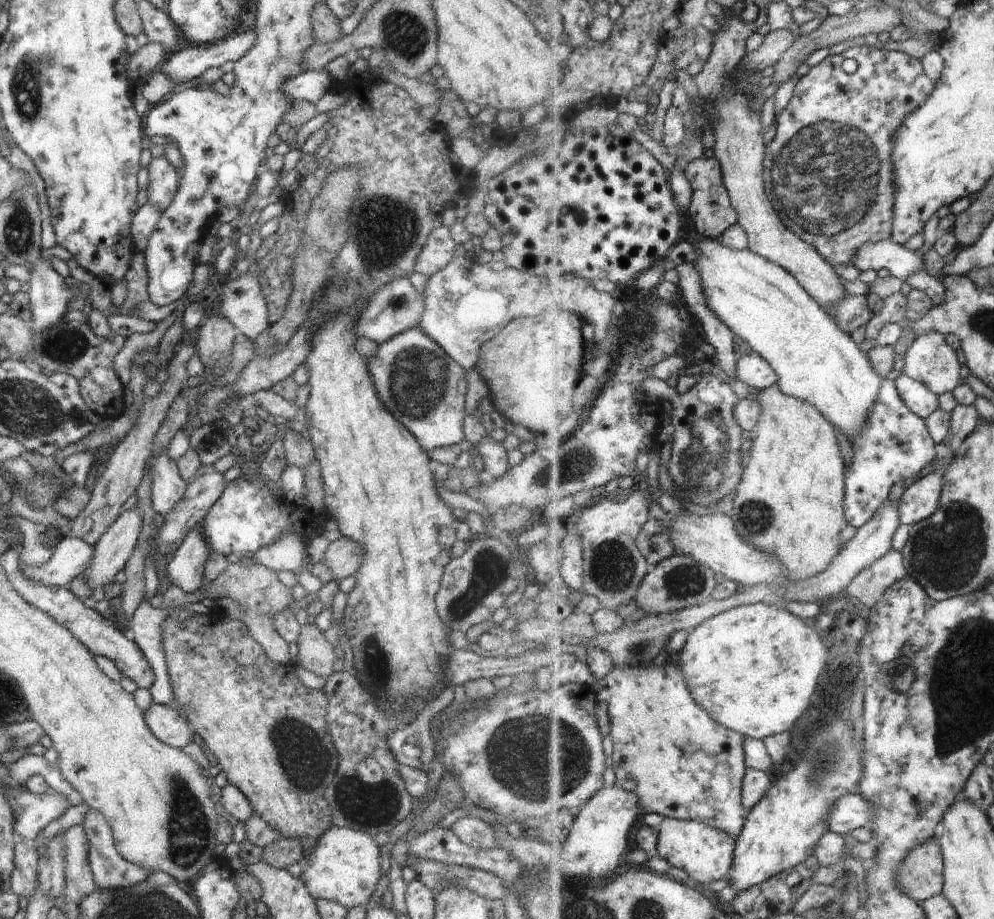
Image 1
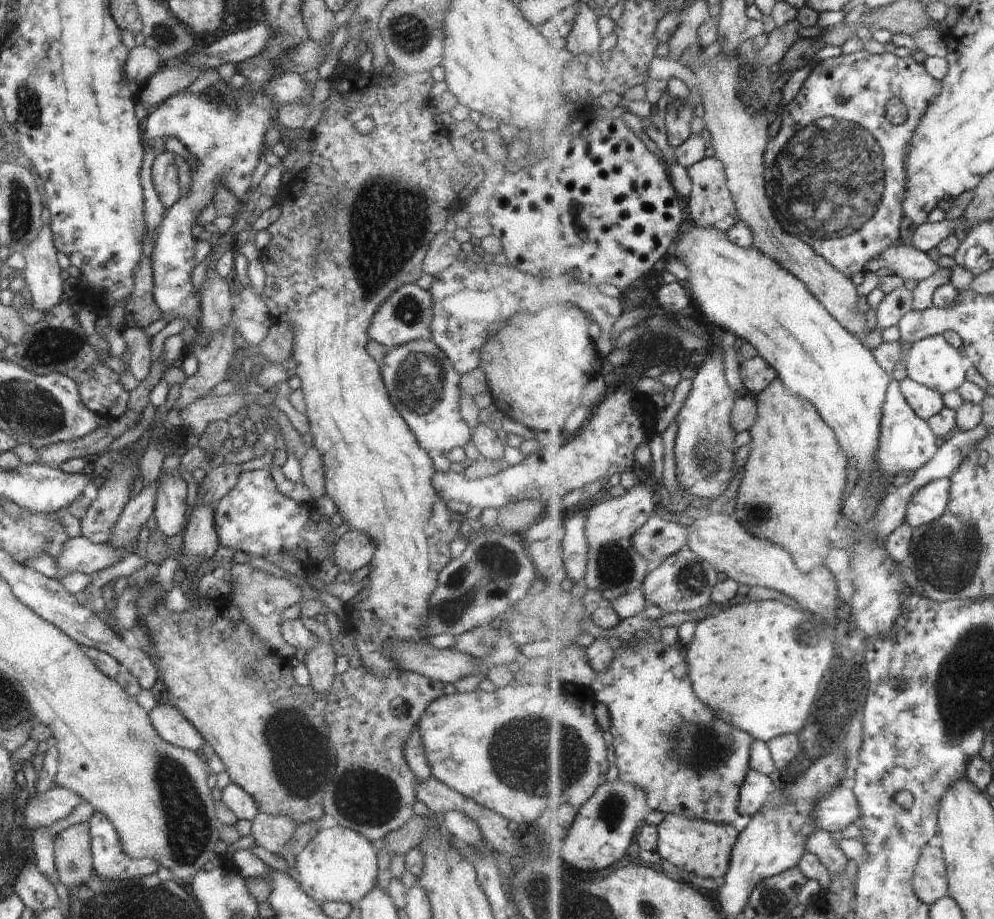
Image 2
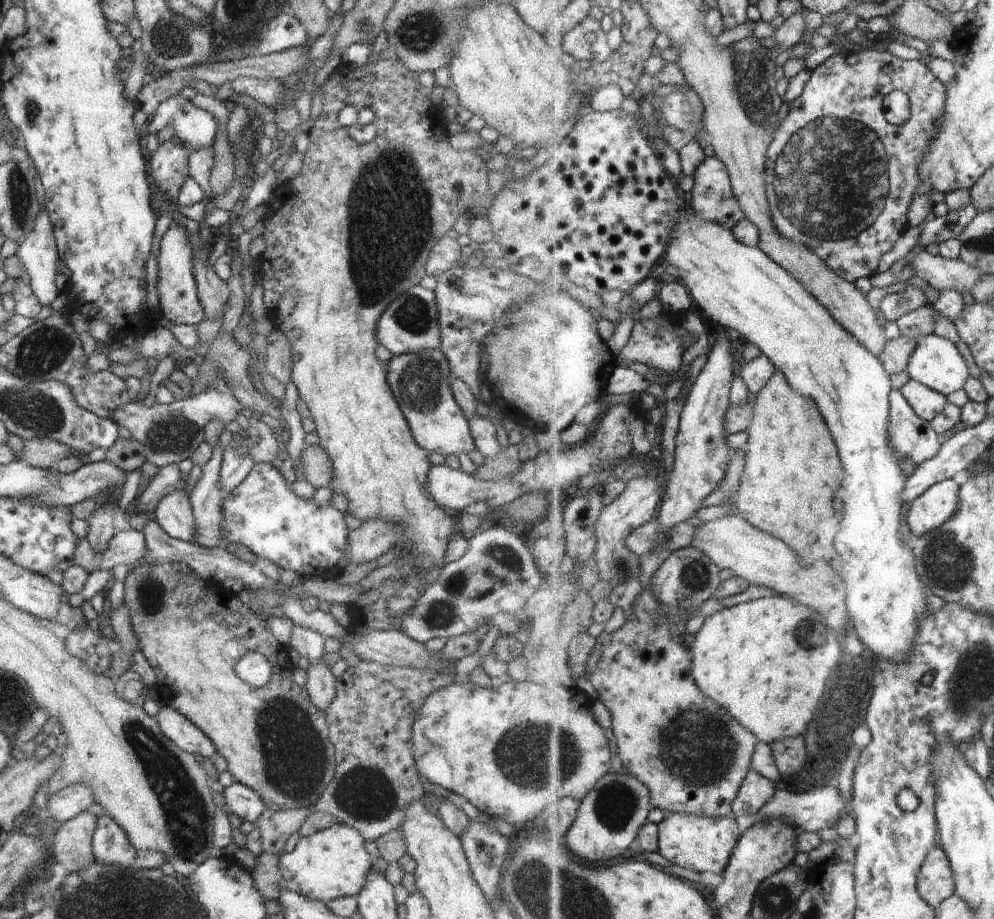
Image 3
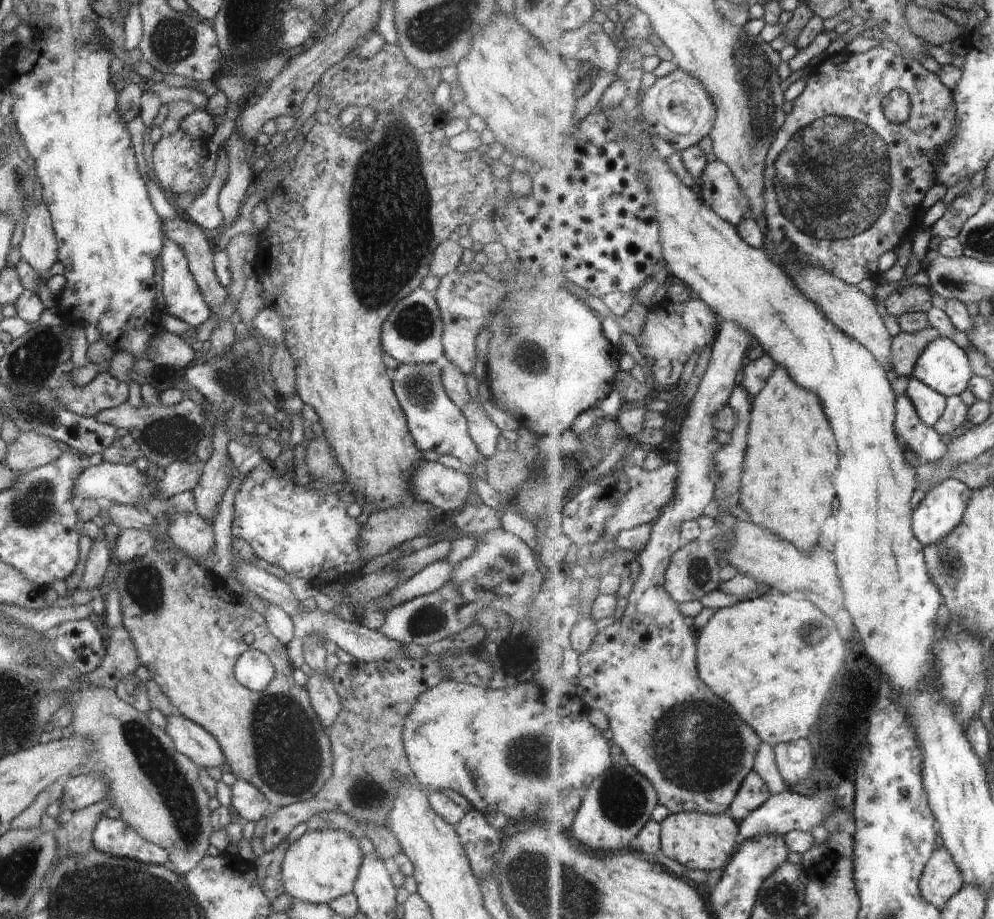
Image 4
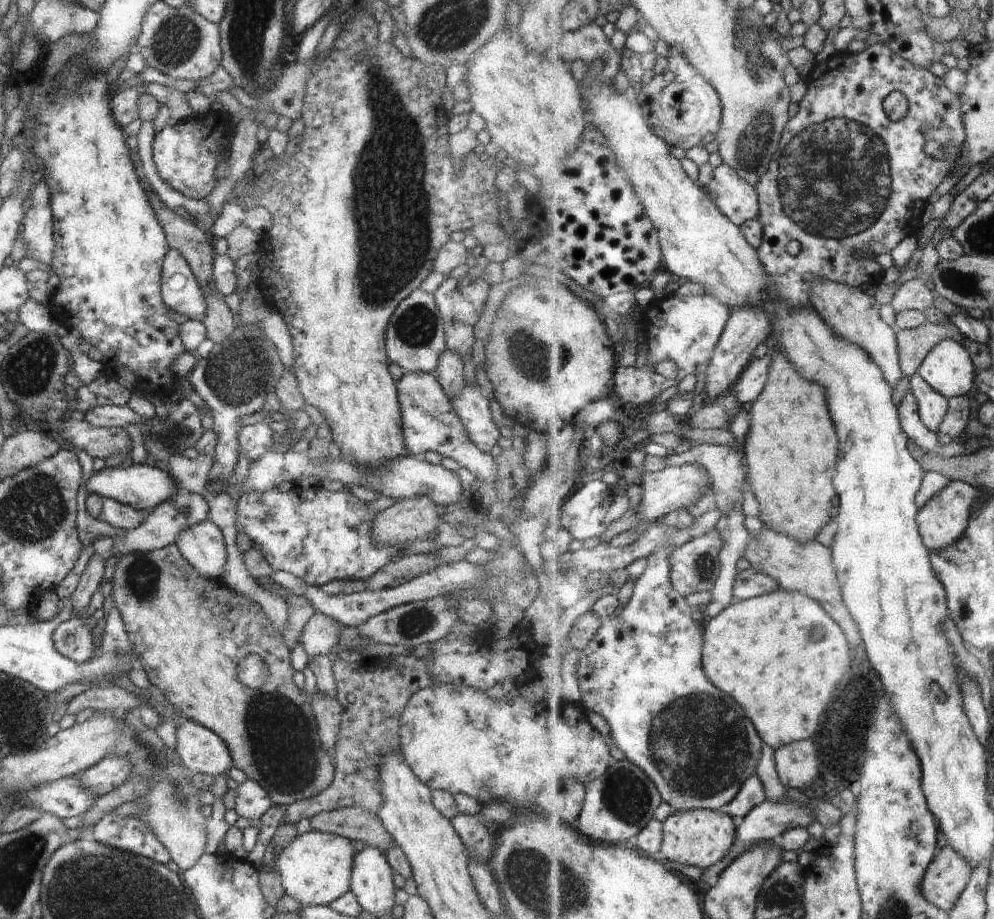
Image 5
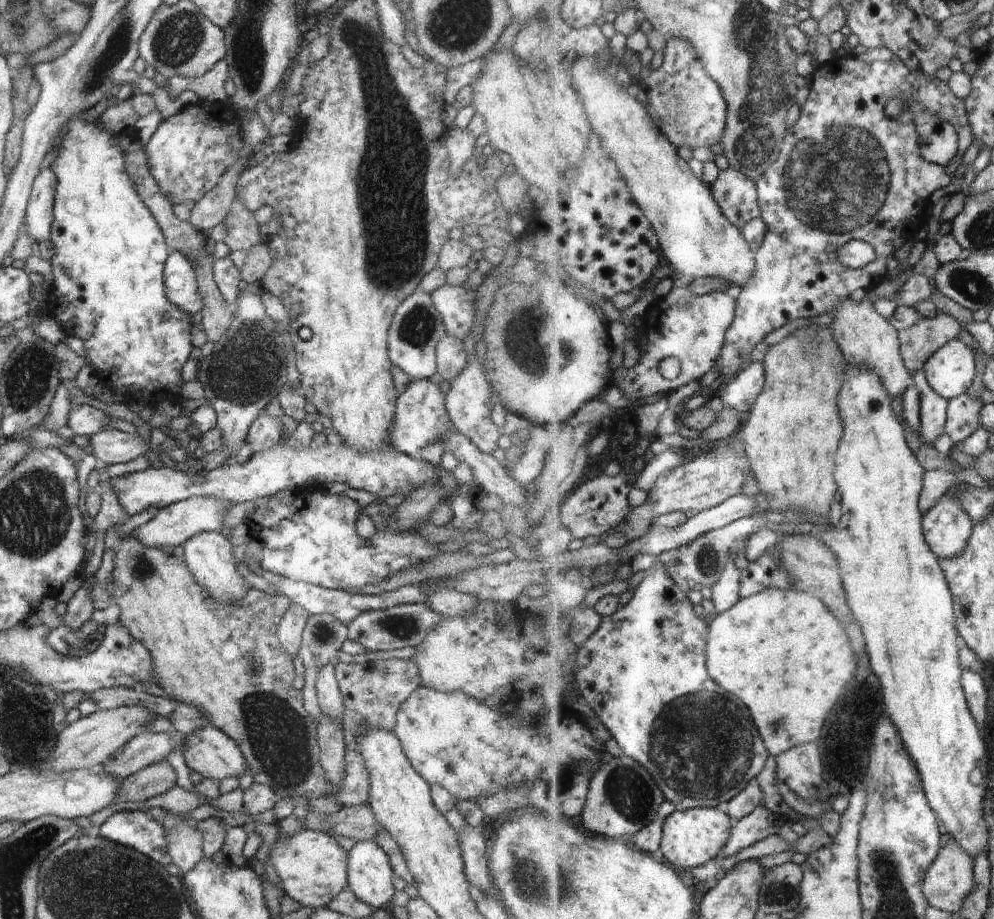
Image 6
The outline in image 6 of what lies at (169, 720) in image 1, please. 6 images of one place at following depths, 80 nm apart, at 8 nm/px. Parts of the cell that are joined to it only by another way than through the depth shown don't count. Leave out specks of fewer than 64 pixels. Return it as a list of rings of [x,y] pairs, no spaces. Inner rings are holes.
[[[212,725],[198,727],[191,733],[183,734],[183,747],[181,748],[186,764],[191,771],[202,774],[210,780],[222,780],[224,777],[236,778],[247,768],[246,761],[236,743],[228,738],[221,730]]]

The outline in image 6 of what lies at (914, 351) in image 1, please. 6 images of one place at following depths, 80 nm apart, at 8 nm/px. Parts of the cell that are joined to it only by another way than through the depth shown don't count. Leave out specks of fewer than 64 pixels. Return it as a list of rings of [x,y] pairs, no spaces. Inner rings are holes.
[[[959,339],[947,342],[938,352],[931,354],[925,369],[936,392],[949,401],[966,394],[978,376],[976,356],[974,350]]]

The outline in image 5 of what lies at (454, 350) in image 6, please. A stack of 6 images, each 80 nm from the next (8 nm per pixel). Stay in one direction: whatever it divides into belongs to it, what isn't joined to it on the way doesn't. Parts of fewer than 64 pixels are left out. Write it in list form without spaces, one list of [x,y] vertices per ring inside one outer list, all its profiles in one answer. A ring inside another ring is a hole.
[[[448,349],[442,353],[435,372],[444,394],[449,399],[458,396],[465,386],[464,363],[459,354]]]

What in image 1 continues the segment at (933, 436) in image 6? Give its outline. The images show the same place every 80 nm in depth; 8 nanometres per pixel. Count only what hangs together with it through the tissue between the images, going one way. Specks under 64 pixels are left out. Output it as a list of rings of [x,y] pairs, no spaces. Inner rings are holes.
[[[906,373],[895,375],[895,379],[902,398],[924,420],[940,409],[940,398],[931,387],[920,382],[920,379],[913,379]]]

